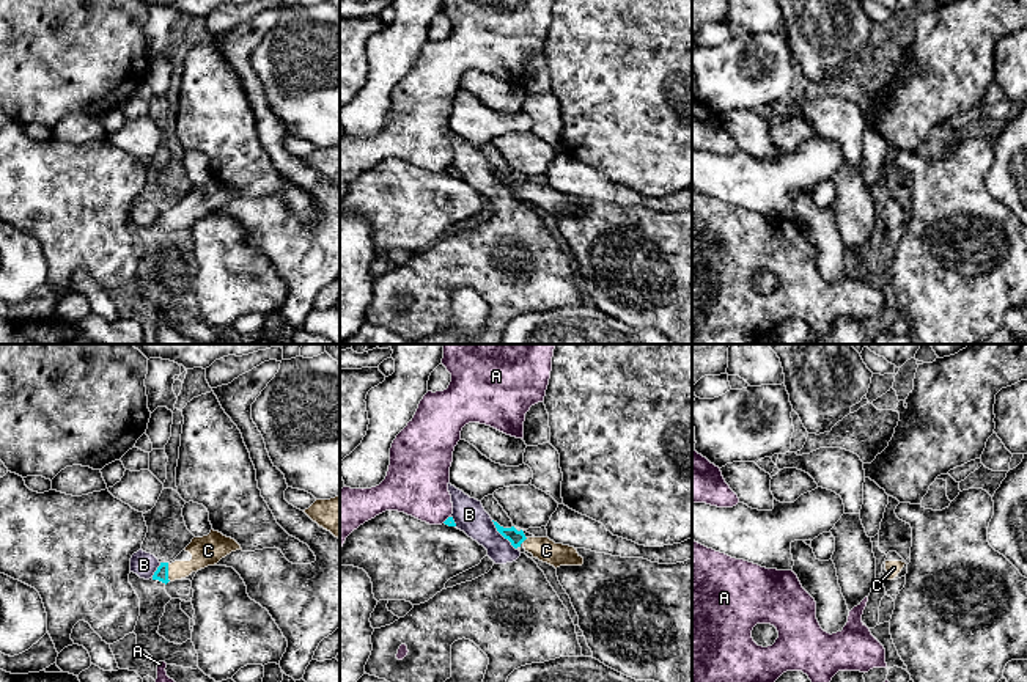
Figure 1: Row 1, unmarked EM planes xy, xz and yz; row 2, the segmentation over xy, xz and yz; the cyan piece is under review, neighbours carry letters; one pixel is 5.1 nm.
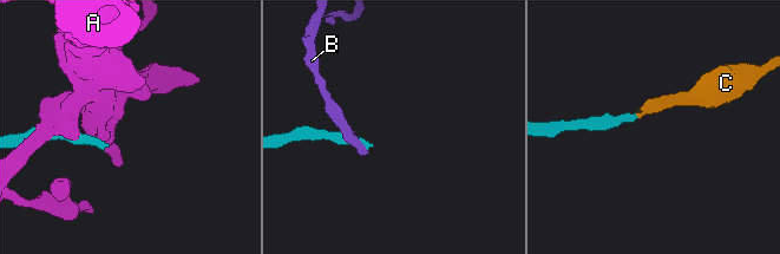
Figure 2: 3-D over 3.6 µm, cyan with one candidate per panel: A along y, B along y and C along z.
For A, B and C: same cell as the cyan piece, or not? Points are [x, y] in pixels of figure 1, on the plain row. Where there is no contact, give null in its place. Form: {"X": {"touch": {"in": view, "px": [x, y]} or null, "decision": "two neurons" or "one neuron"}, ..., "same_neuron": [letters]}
{"A": {"touch": {"in": "xz", "px": [447, 167]}, "decision": "two neurons"}, "B": {"touch": {"in": "xz", "px": [502, 183]}, "decision": "two neurons"}, "C": {"touch": {"in": "xy", "px": [167, 220]}, "decision": "one neuron"}, "same_neuron": ["C"]}

